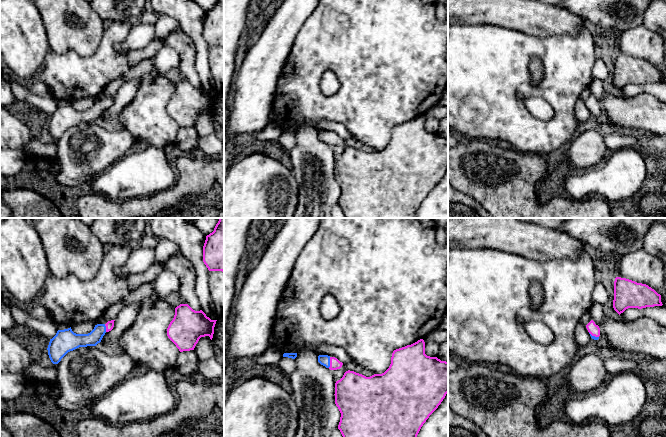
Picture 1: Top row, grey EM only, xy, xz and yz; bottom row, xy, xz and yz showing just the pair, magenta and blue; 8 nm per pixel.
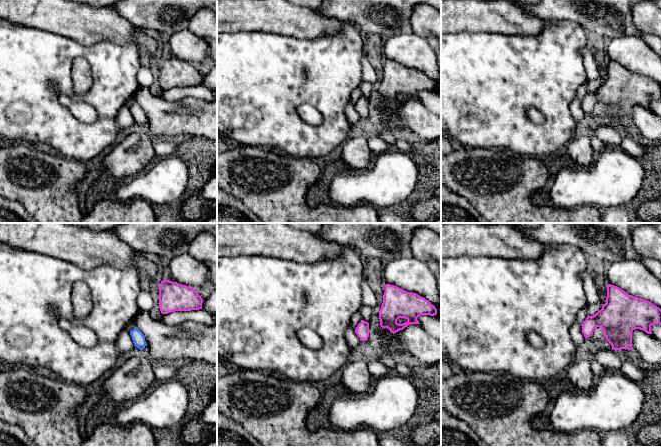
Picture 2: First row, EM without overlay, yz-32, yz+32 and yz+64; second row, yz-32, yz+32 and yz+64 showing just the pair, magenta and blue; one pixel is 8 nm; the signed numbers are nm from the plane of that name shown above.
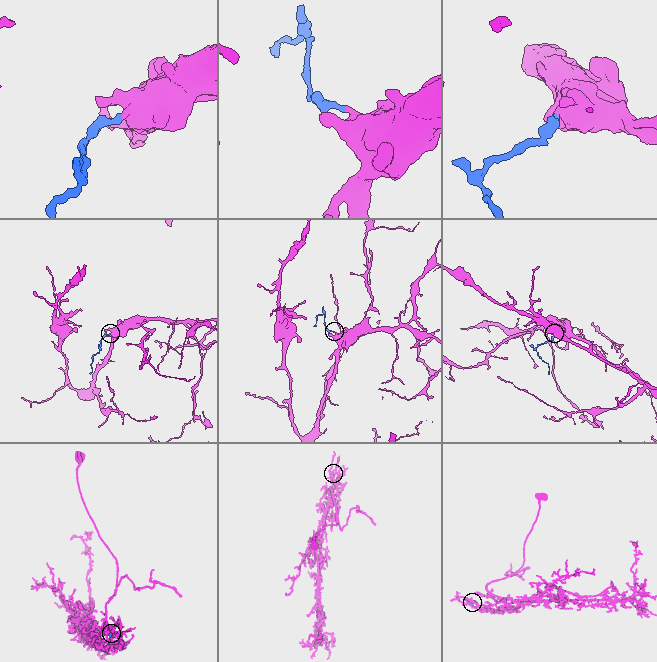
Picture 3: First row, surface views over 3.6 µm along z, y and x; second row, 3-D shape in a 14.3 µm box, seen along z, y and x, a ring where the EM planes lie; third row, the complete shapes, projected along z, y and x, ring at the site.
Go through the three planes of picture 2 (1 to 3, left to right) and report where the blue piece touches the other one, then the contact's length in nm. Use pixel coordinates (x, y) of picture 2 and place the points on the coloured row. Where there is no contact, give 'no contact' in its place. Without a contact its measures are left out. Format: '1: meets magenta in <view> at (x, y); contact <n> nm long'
1: no contact
2: no contact
3: no contact

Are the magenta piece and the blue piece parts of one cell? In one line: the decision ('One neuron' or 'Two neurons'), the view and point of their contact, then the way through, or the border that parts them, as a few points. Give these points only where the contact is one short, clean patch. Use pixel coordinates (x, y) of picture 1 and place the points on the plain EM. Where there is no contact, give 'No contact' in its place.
One neuron. Touches magenta at xz (330, 138)

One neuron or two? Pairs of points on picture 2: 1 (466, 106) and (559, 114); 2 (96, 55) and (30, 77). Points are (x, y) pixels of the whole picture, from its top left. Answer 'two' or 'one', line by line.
1: one
2: one

